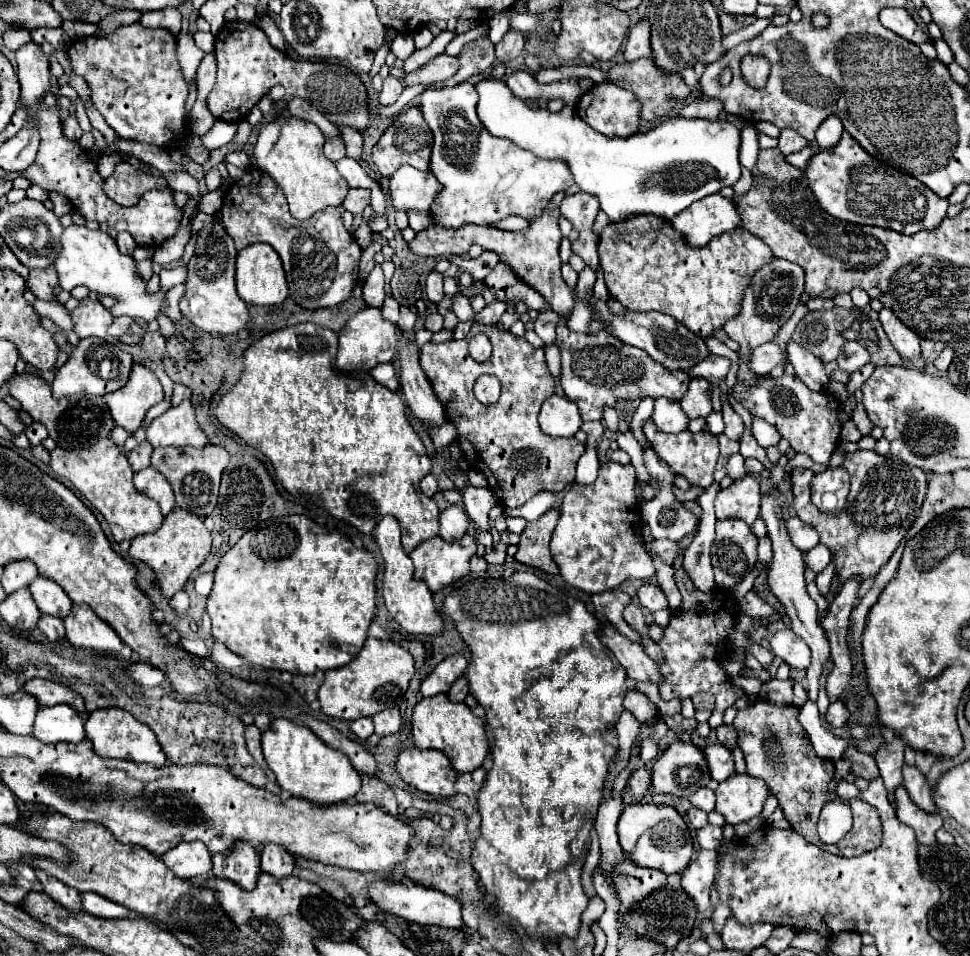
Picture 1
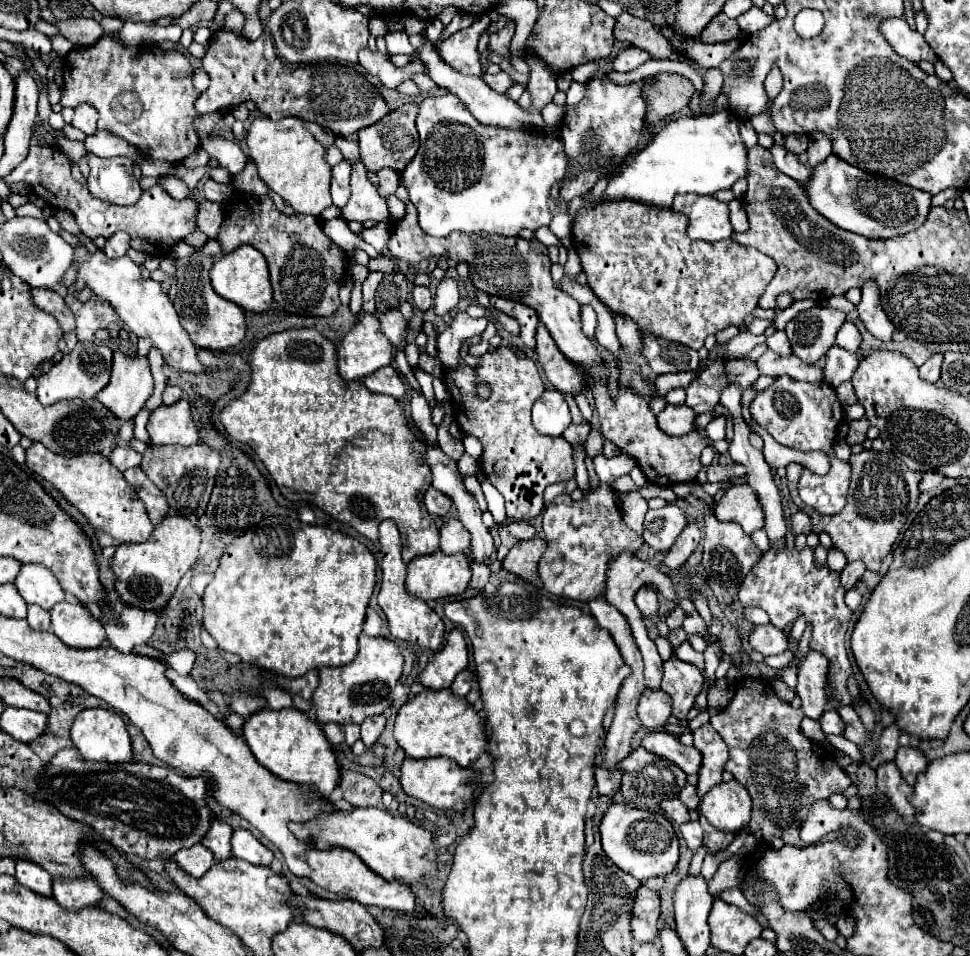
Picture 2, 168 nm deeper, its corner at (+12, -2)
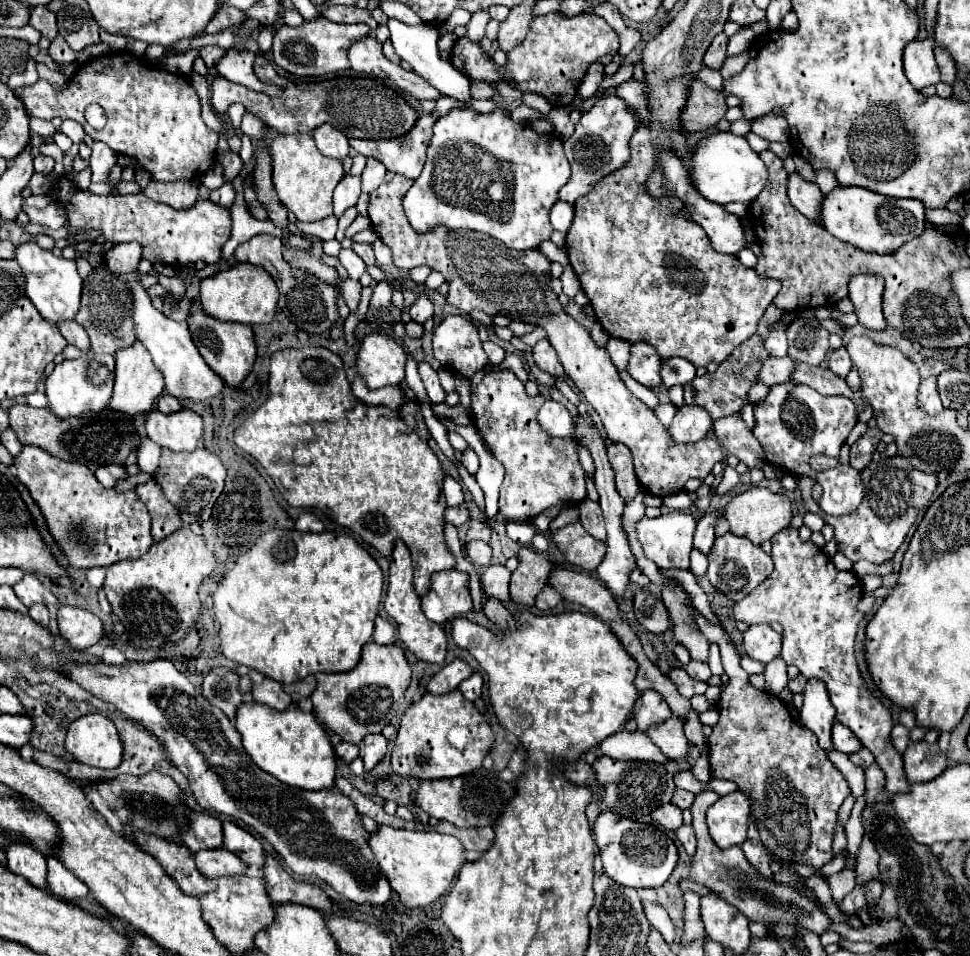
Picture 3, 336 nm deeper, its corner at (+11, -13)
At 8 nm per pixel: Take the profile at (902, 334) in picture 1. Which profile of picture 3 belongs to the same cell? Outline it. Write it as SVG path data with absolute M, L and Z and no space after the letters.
M855 275L849 283L849 299L855 305L859 323L869 331L885 331L885 315L881 307L883 279L875 275Z

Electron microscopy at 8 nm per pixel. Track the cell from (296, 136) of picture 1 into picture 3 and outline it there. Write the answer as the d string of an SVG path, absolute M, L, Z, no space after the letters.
M275 135L269 141L269 155L273 159L273 187L277 197L299 221L321 221L333 213L333 189L345 175L339 159L321 155L311 135Z

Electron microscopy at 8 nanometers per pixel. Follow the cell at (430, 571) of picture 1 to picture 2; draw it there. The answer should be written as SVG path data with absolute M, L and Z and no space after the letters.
M466 554L418 556L408 564L406 590L416 598L432 604L440 598L462 594L470 582L470 562Z

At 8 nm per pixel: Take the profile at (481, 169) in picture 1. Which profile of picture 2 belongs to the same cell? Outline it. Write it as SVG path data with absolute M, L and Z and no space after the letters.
M448 94L424 98L416 126L420 148L404 168L400 184L408 190L426 234L448 236L458 230L518 236L524 228L536 232L550 224L548 194L568 168L558 134L480 126L468 108Z

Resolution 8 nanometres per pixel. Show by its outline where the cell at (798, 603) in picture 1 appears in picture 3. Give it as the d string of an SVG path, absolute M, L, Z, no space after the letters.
M809 679L803 691L803 707L801 707L801 721L803 725L813 731L819 739L819 745L825 751L833 749L831 743L831 727L835 721L835 711L829 701L829 693L821 679Z

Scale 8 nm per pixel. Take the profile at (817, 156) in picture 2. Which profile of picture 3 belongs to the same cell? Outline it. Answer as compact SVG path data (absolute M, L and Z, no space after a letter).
M815 171L815 183L827 195L837 185L837 179L835 179L833 171Z

